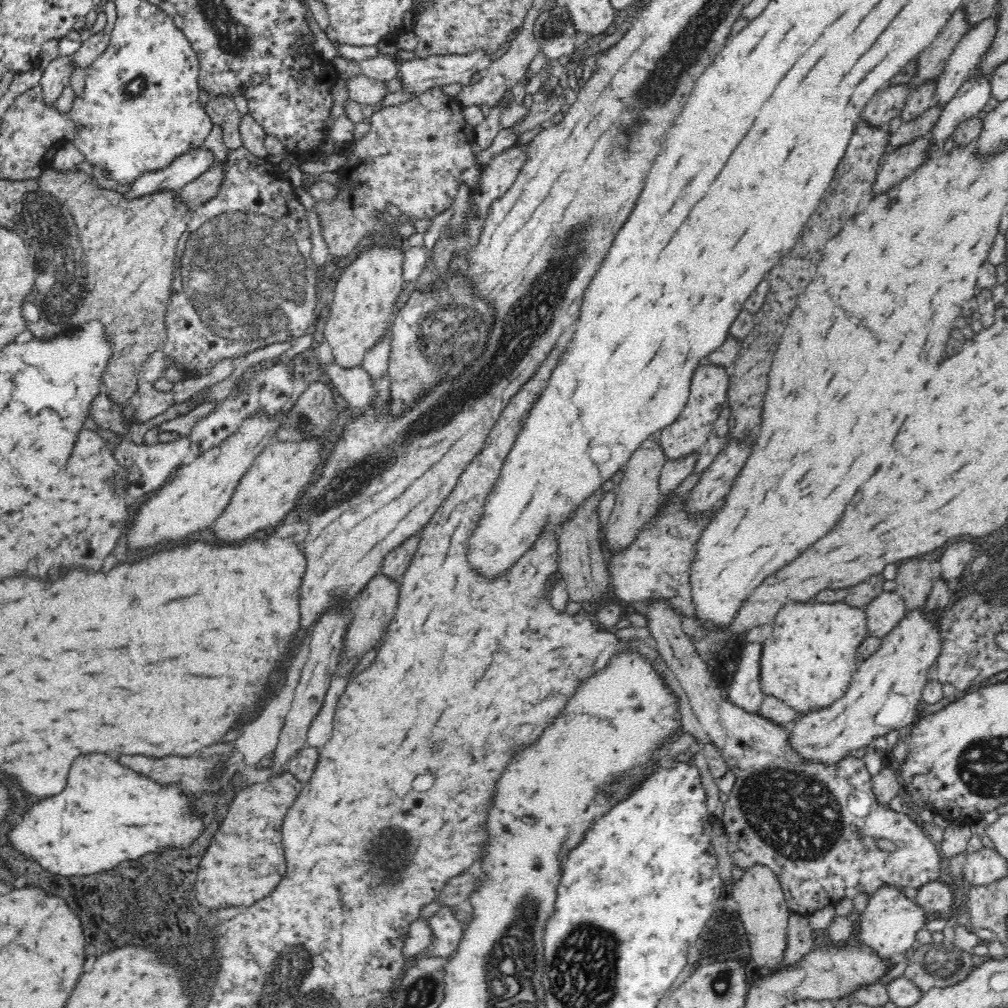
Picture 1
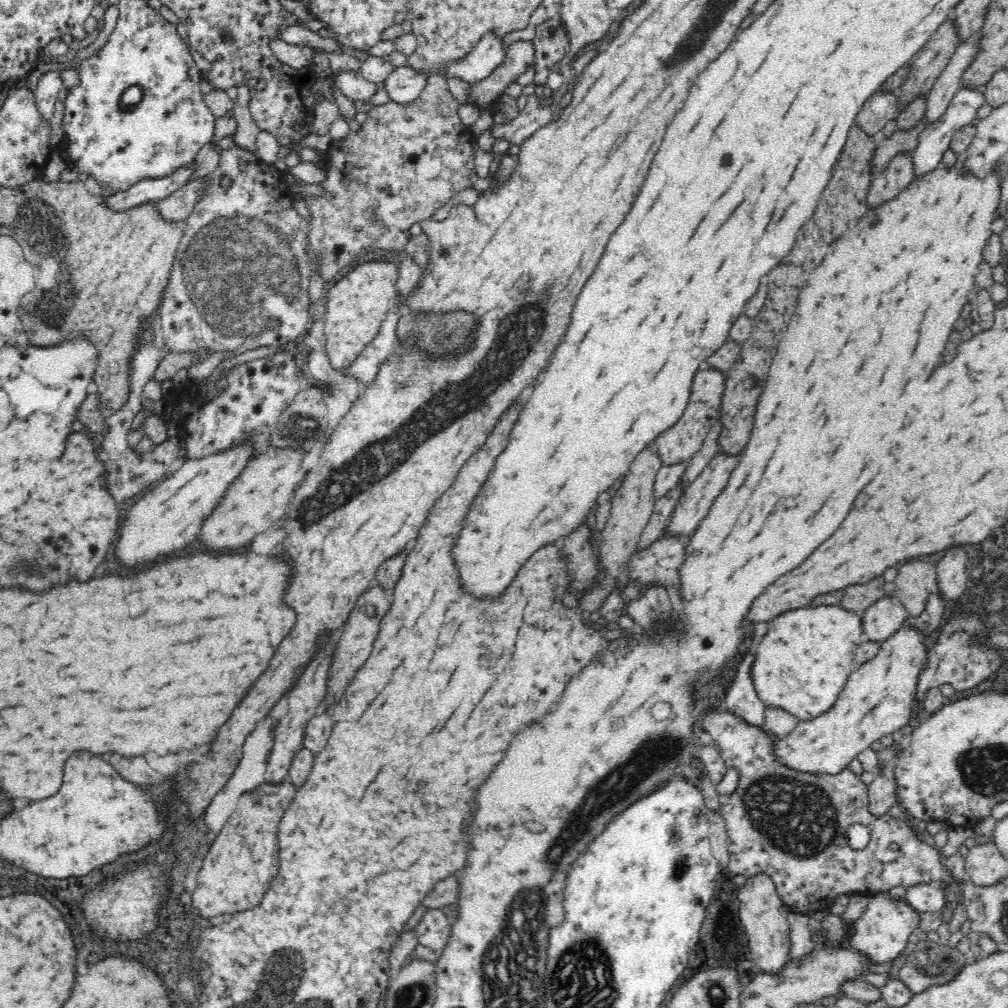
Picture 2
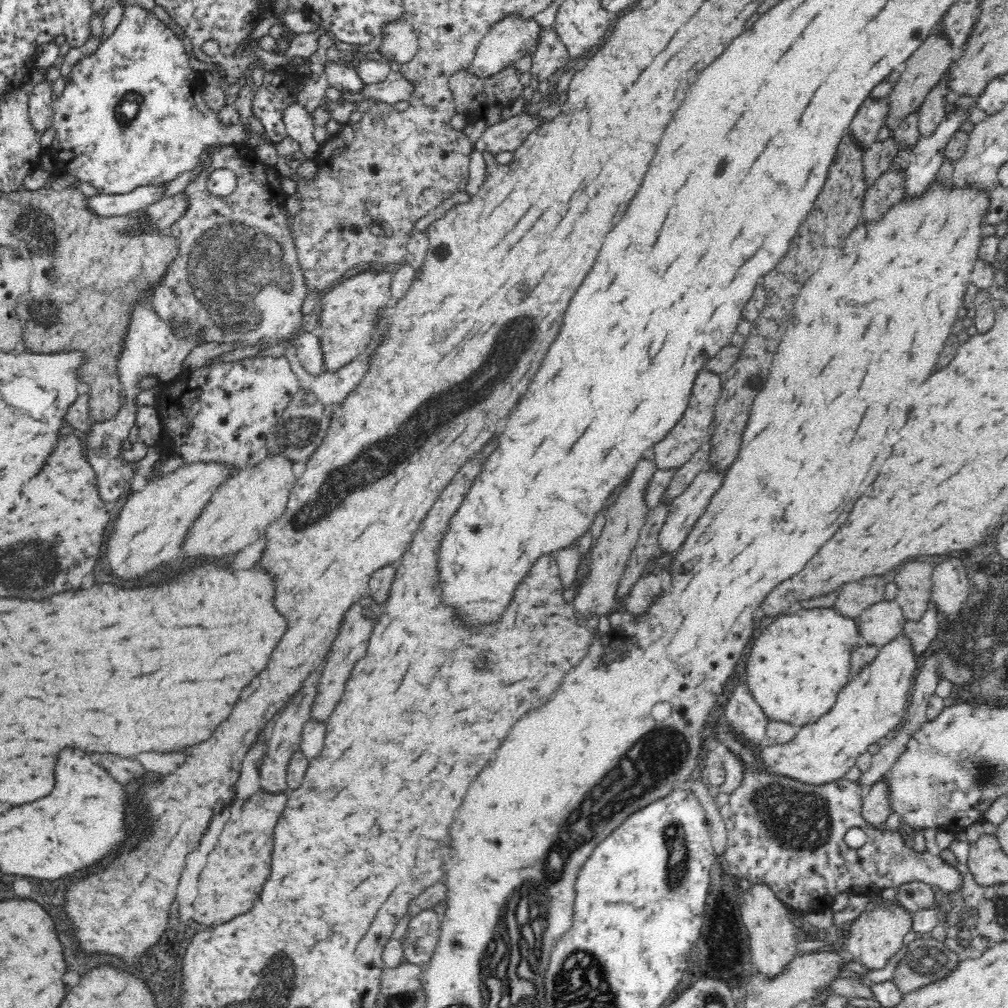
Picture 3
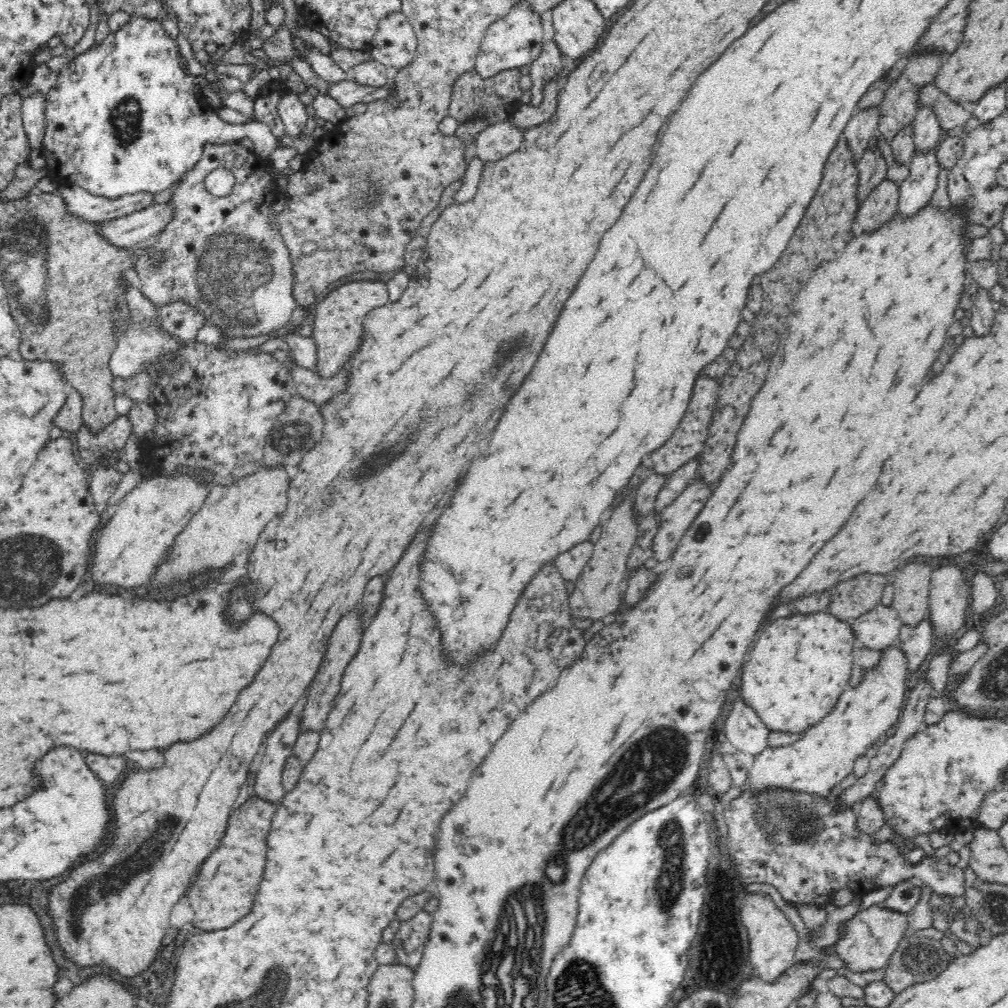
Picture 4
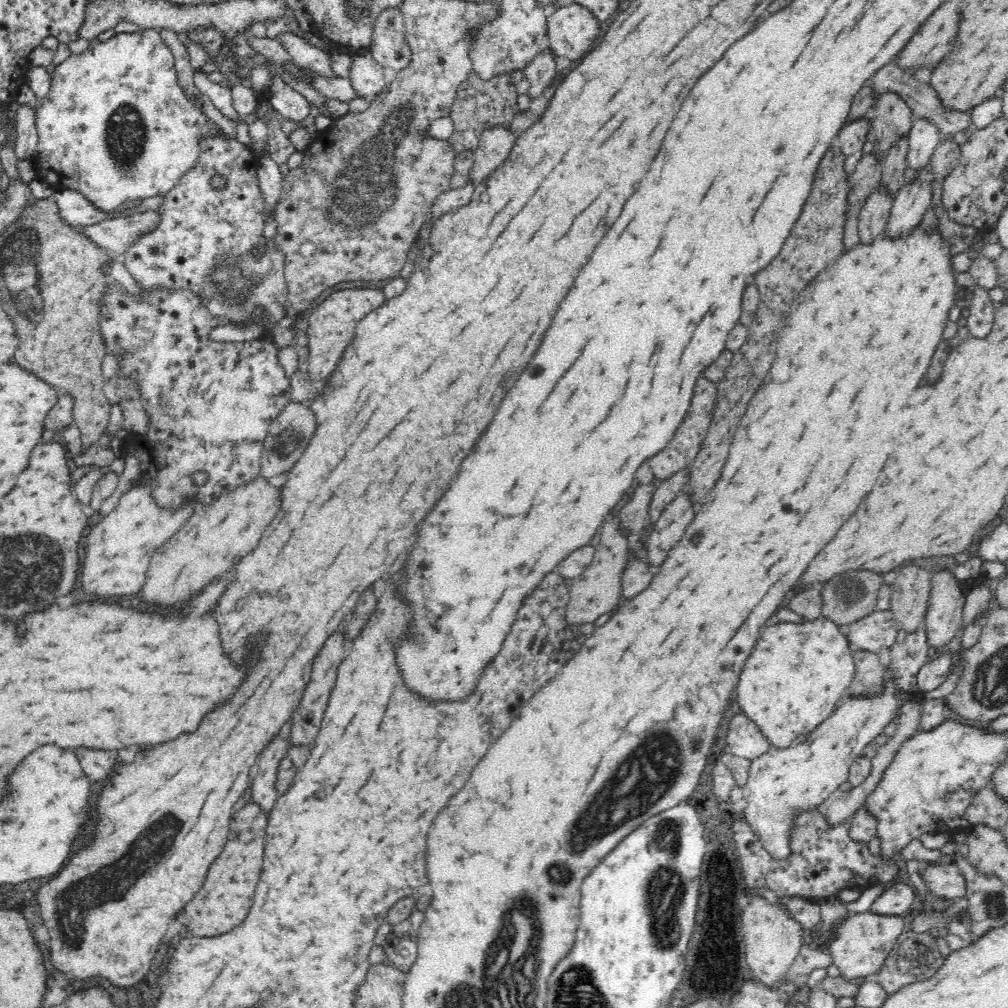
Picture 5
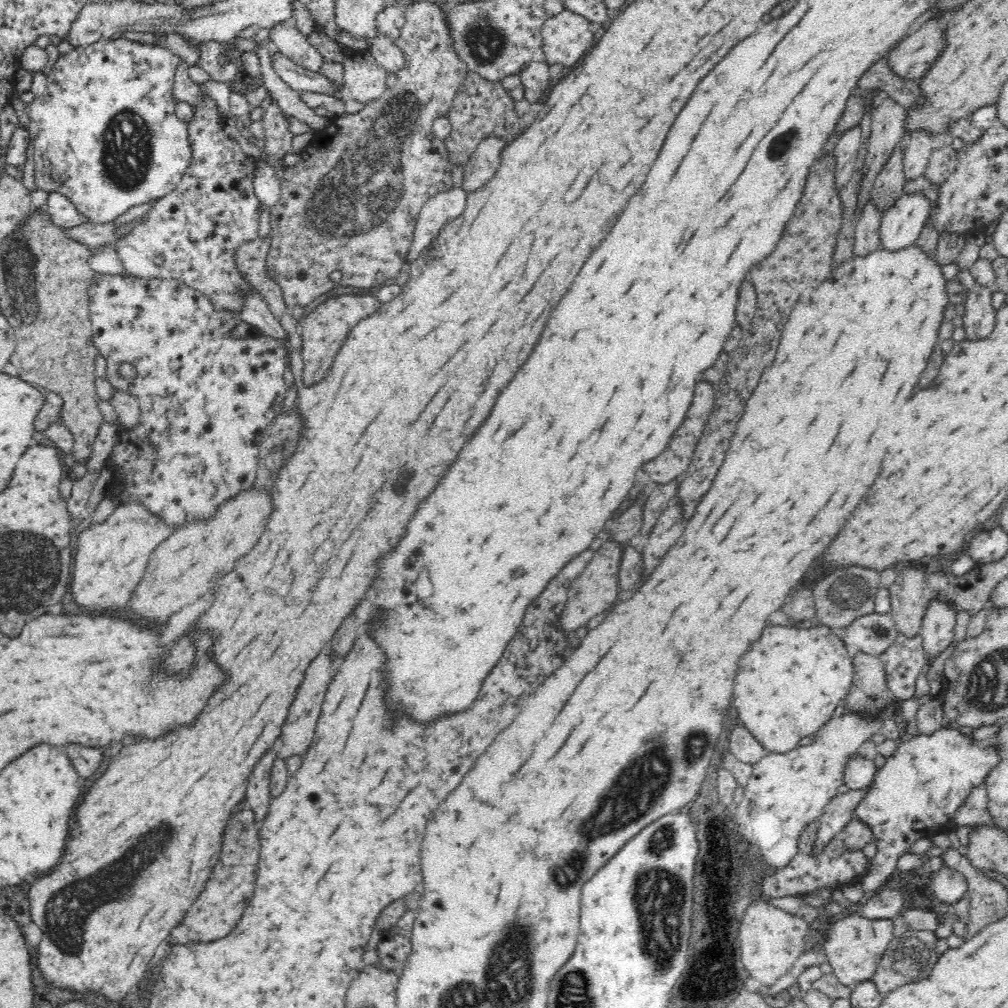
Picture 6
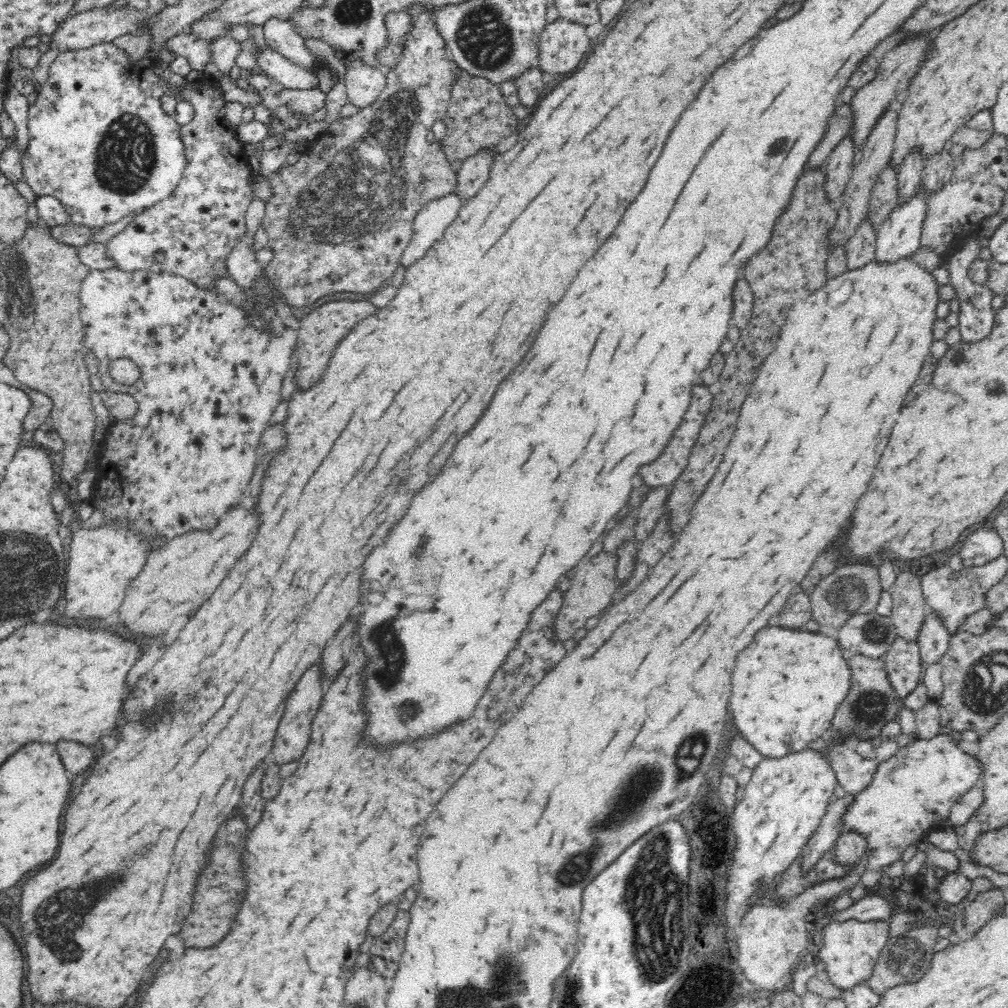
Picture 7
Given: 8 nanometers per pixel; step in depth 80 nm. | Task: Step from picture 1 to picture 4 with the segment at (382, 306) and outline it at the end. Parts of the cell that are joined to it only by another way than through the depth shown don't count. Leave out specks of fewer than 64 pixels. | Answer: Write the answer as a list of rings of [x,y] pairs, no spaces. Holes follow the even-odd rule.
[[[357,281],[339,286],[318,304],[314,304],[312,339],[316,345],[316,376],[330,378],[342,370],[342,364],[358,350],[362,340],[362,322],[372,310],[388,304],[386,283],[382,281]]]

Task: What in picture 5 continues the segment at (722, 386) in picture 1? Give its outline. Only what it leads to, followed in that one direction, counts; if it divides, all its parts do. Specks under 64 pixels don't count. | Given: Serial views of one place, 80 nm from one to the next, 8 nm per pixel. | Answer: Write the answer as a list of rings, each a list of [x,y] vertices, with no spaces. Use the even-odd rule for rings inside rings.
[[[700,378],[698,384],[696,384],[696,390],[690,403],[690,408],[682,421],[682,424],[676,429],[672,440],[663,448],[654,458],[648,460],[652,475],[658,482],[664,482],[674,476],[674,474],[680,472],[680,470],[686,470],[689,468],[700,450],[702,440],[706,436],[706,430],[712,420],[712,414],[715,407],[715,399],[717,398],[716,382],[708,378]]]

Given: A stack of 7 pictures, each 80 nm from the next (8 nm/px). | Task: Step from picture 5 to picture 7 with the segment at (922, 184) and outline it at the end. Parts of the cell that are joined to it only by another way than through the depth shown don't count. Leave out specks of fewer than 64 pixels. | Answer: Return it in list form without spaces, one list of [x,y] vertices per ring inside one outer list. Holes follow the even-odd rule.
[[[918,195],[891,211],[875,231],[878,262],[898,262],[916,253],[921,242],[926,202],[926,197]]]

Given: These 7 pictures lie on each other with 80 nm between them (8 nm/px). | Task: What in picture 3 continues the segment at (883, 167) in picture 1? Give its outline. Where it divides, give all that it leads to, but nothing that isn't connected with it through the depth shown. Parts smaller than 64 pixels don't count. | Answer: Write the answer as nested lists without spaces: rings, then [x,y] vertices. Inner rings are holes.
[[[888,170],[880,175],[872,186],[869,186],[862,204],[866,220],[870,220],[870,222],[882,220],[884,212],[888,212],[894,204],[898,204],[902,200],[904,178],[905,173]]]

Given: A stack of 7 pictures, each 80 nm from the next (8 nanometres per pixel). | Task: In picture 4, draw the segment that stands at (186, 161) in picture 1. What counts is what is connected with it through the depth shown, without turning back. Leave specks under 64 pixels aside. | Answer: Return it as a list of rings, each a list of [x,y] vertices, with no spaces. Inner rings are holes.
[[[75,184],[60,185],[55,194],[66,203],[66,211],[74,217],[90,223],[100,223],[128,216],[152,205],[152,195],[146,192],[108,199],[90,194]]]

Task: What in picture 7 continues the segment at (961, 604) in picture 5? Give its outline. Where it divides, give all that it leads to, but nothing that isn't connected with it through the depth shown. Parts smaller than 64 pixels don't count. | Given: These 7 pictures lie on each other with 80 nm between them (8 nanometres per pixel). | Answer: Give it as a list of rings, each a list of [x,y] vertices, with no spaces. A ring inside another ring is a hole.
[[[928,614],[922,623],[917,638],[920,659],[926,662],[926,666],[938,663],[948,650],[950,633],[944,627],[944,623],[937,618],[936,614]]]

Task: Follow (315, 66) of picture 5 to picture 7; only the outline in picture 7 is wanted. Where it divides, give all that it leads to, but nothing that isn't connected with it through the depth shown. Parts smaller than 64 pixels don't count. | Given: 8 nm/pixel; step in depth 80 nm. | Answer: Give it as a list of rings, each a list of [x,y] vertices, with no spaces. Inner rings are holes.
[[[270,18],[261,25],[267,46],[284,55],[296,65],[311,69],[313,54],[305,45],[304,39],[296,33],[296,29],[288,21]]]

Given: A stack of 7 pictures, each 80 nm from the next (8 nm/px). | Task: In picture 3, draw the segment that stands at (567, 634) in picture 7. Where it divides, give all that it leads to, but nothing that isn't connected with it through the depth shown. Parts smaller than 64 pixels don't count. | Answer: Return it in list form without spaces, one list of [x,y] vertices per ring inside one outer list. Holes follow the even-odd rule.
[[[642,460],[638,462],[634,474],[630,476],[628,484],[622,488],[622,492],[618,494],[618,498],[614,500],[614,504],[608,510],[608,520],[606,526],[602,530],[601,537],[596,541],[596,546],[590,550],[590,554],[586,561],[588,574],[586,579],[583,579],[576,595],[571,602],[573,610],[581,619],[590,616],[590,614],[610,614],[616,608],[616,594],[626,568],[626,562],[630,560],[630,554],[636,546],[640,530],[644,525],[644,518],[648,514],[646,507],[645,491],[652,479],[652,476],[657,472],[657,468],[650,460]]]

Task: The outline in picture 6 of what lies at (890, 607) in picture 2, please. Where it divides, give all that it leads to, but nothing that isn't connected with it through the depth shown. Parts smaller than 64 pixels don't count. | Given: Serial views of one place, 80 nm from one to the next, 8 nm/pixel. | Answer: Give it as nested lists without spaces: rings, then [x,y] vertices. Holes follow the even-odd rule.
[[[870,613],[854,618],[843,627],[844,646],[856,646],[859,653],[879,656],[896,640],[898,629],[891,613]]]

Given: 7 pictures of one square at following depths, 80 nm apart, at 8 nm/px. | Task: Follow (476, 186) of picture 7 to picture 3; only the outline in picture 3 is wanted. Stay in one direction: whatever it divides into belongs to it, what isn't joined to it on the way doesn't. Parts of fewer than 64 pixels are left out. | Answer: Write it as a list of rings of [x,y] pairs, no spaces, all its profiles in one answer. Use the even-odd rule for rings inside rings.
[[[520,114],[504,121],[492,121],[488,126],[486,126],[480,138],[477,140],[474,150],[482,154],[484,152],[489,152],[493,156],[500,154],[500,152],[513,152],[513,150],[522,146],[522,143],[526,140],[526,137],[530,134],[530,132],[532,132],[532,130],[540,124],[541,122],[531,120],[528,114]]]

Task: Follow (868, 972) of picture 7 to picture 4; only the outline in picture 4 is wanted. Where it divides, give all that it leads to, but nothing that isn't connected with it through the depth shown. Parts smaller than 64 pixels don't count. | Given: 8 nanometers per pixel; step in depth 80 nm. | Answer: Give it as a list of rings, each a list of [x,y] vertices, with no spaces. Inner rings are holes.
[[[880,904],[861,909],[853,918],[844,922],[834,951],[843,962],[843,968],[852,972],[878,971],[887,966],[892,954],[908,928],[908,914],[884,909]]]

